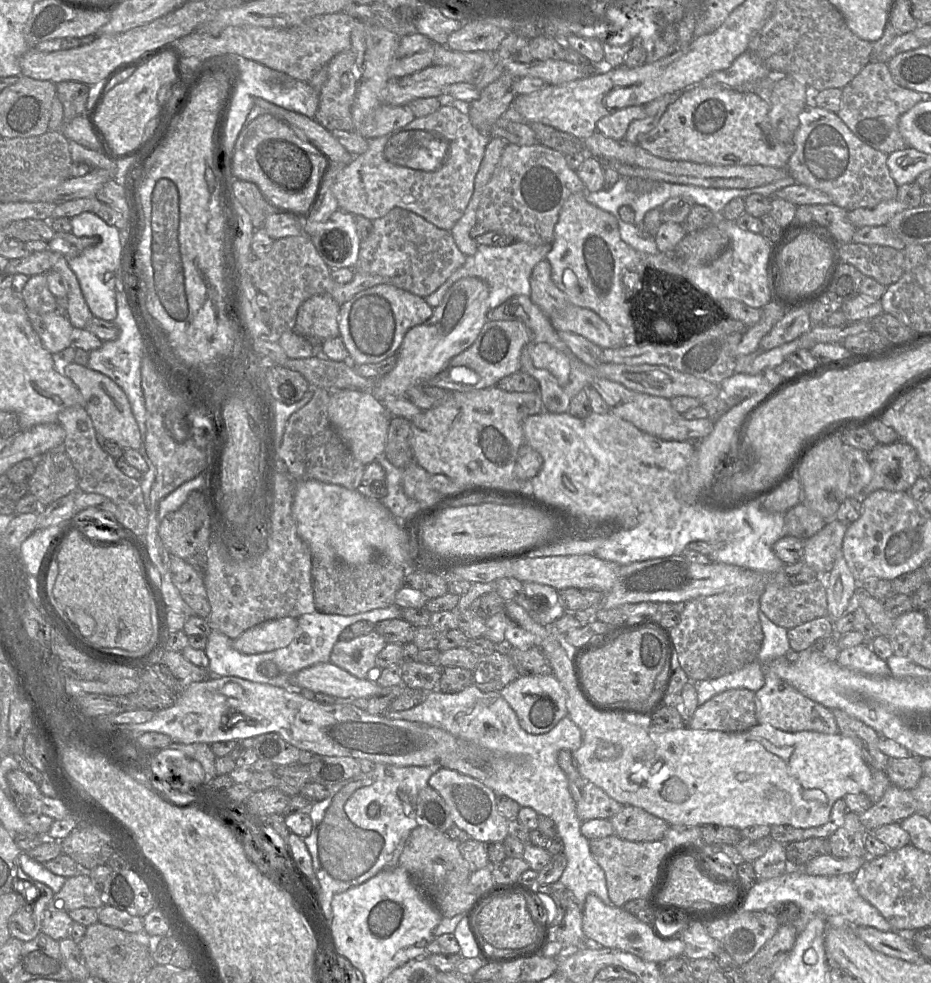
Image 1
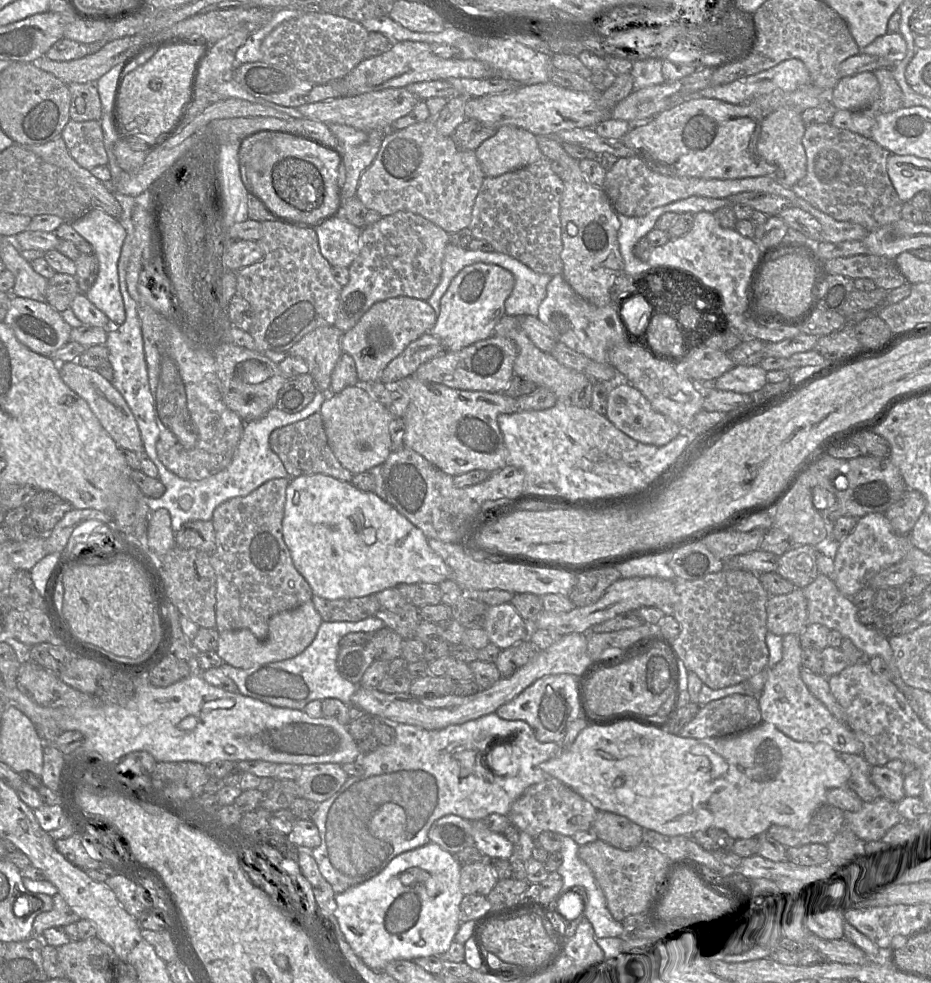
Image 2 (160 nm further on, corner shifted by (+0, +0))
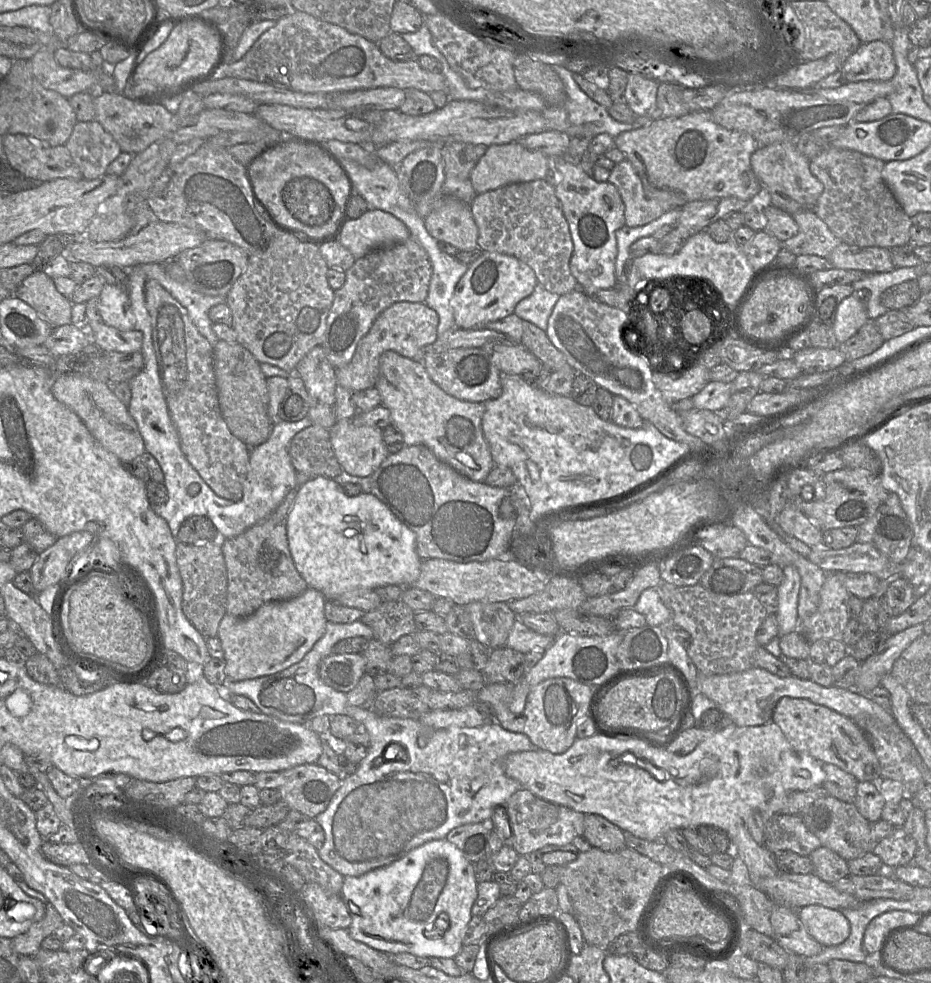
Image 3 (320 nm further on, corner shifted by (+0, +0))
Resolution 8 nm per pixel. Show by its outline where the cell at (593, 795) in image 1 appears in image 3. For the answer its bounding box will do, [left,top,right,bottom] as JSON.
[506,789,584,855]

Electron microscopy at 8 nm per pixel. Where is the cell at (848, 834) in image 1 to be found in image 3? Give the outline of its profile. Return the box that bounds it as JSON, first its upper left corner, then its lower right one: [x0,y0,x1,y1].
[809,846,849,884]

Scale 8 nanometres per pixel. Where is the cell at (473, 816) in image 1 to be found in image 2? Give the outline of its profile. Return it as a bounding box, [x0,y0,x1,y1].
[472,820,514,860]

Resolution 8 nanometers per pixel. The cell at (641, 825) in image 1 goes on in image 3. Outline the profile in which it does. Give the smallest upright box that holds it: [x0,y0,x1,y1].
[583,814,626,852]

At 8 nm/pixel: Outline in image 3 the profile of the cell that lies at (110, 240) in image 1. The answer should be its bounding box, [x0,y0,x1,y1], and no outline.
[98,283,135,331]

